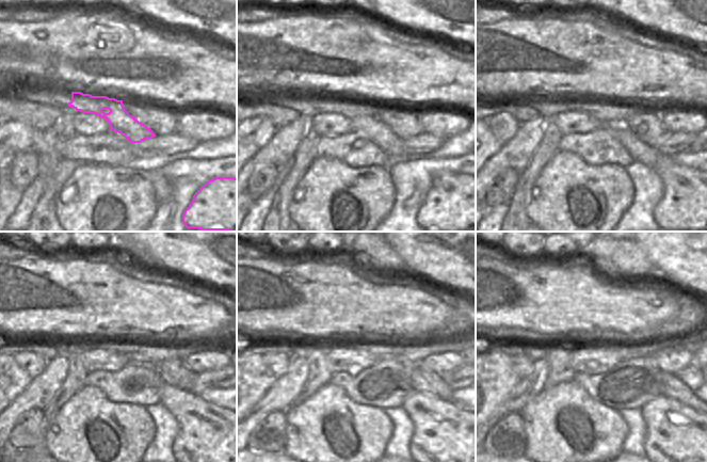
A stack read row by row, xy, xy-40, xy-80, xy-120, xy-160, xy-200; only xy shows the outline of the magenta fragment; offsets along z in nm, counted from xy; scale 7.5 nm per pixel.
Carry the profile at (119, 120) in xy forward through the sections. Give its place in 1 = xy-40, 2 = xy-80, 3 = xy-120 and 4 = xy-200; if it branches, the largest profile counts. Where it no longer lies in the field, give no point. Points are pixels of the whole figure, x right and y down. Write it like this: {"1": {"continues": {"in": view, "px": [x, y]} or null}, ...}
{"1": {"continues": {"in": "xy-40", "px": [372, 128]}}, "2": {"continues": {"in": "xy-80", "px": [692, 201]}}, "3": {"continues": {"in": "xy-120", "px": [209, 437]}}, "4": {"continues": {"in": "xy-200", "px": [678, 437]}}}

